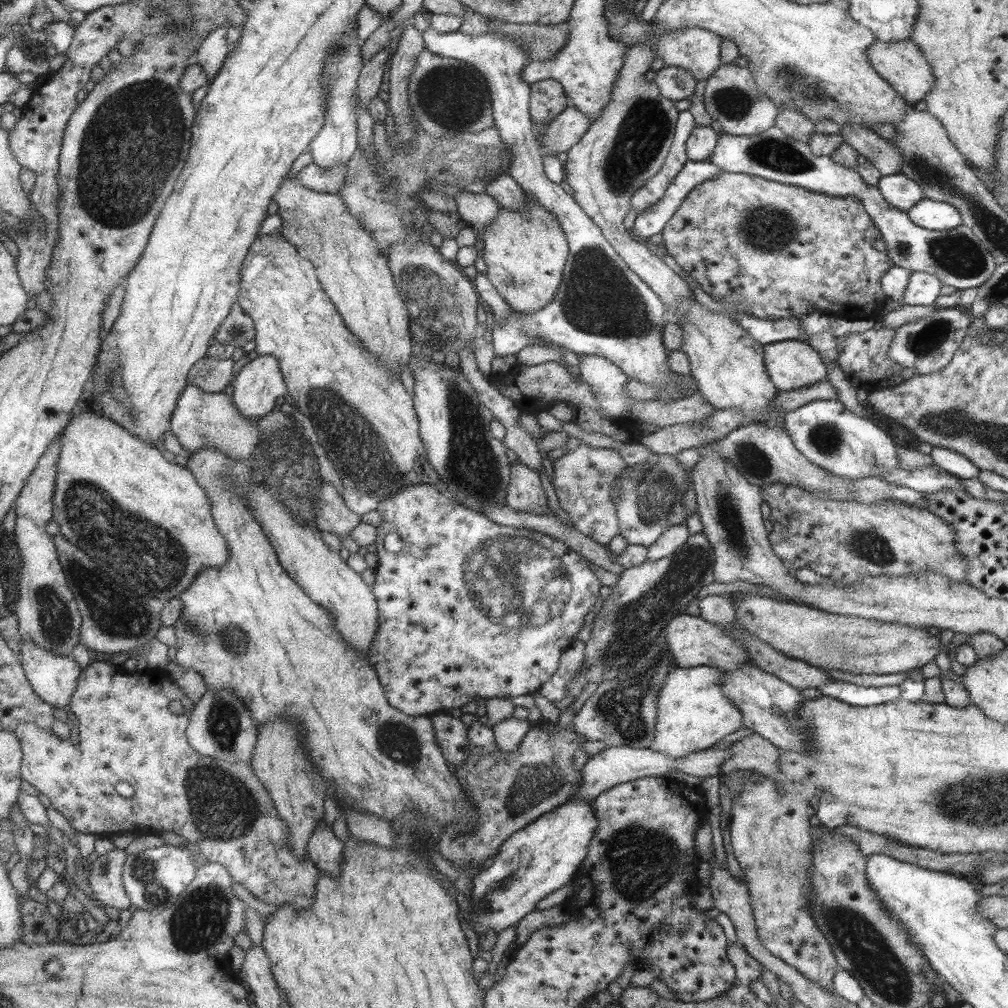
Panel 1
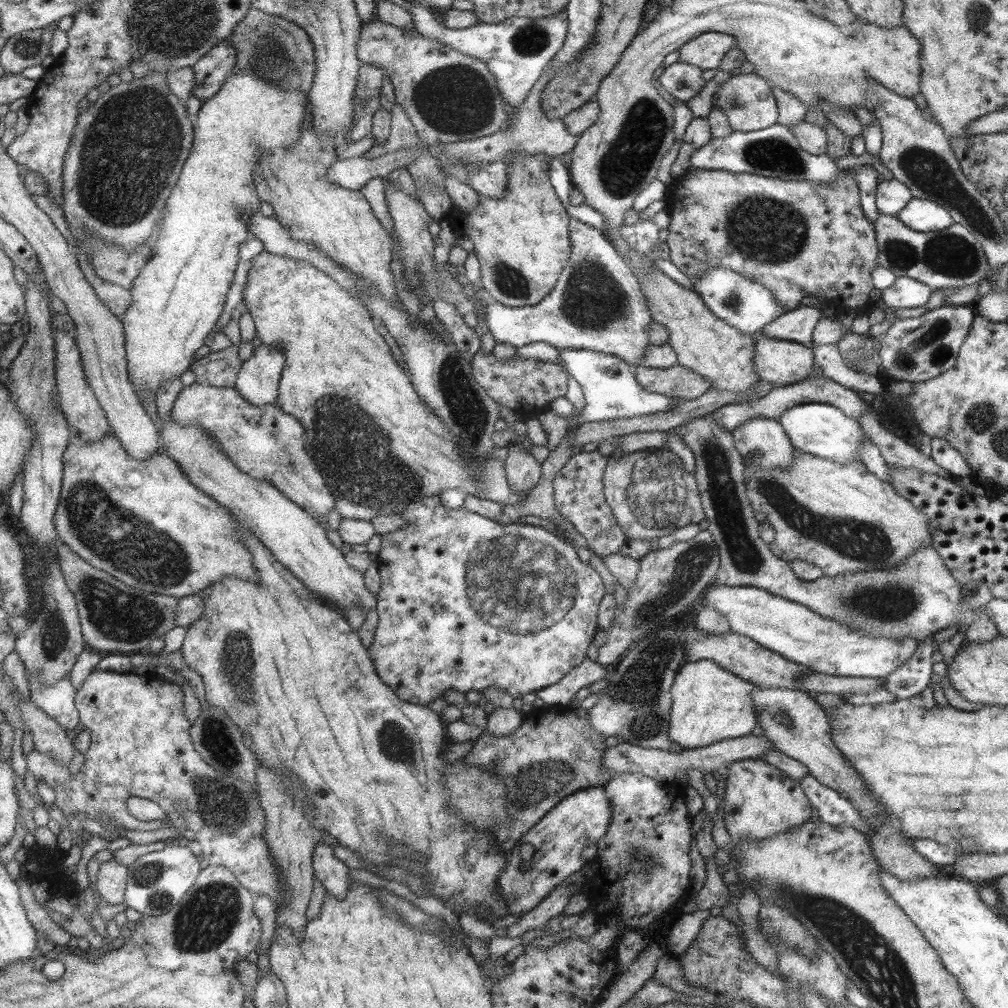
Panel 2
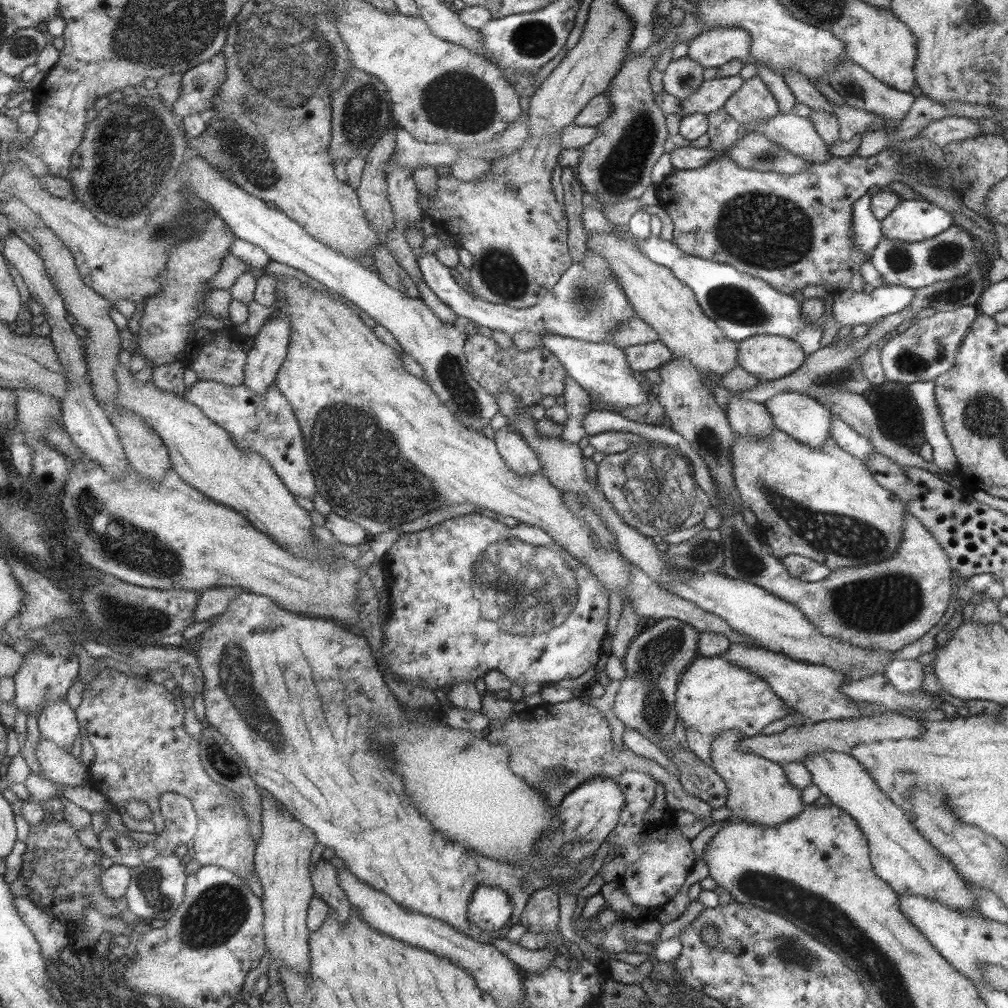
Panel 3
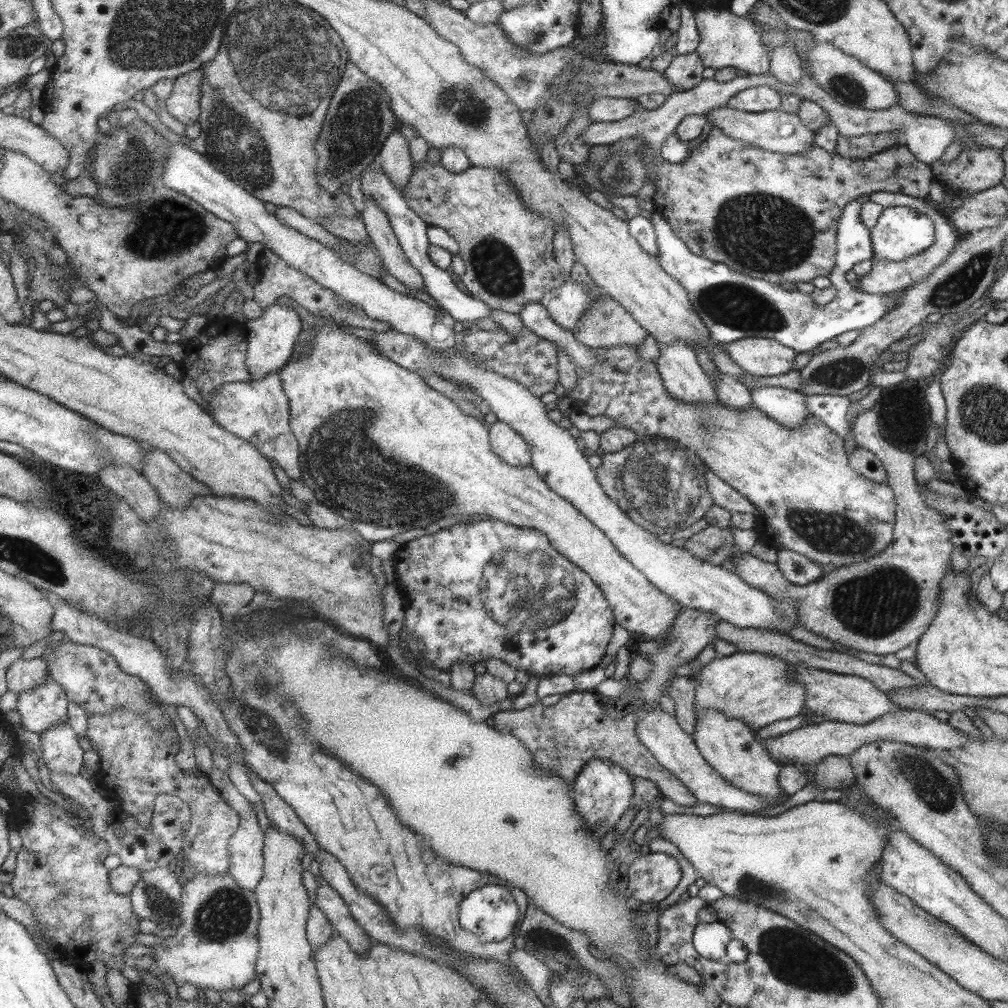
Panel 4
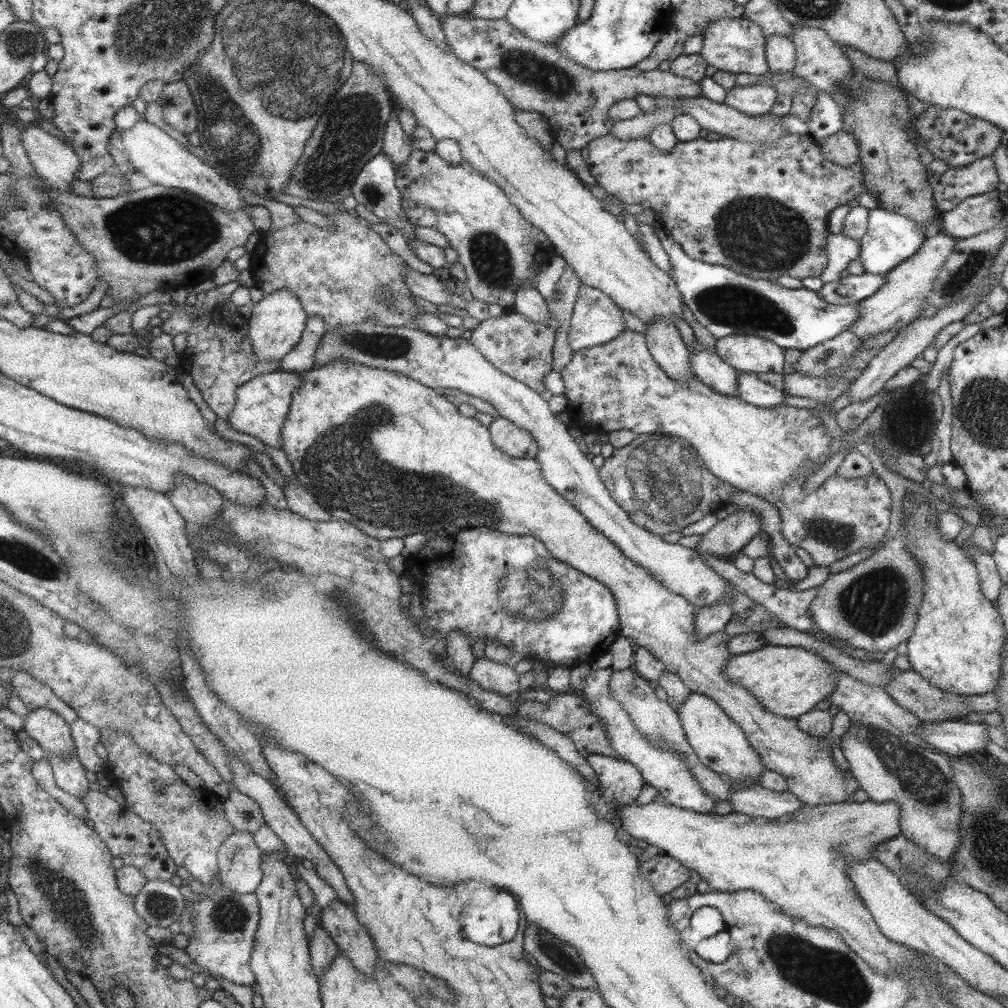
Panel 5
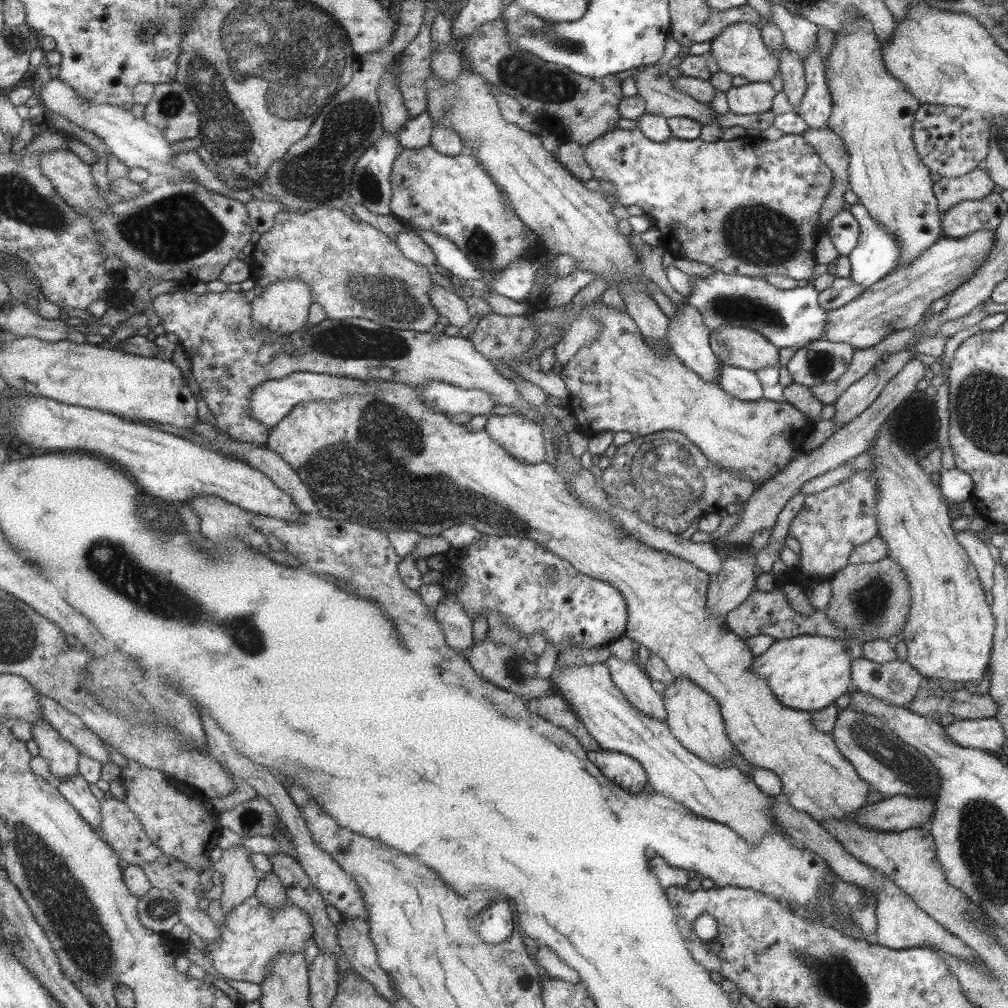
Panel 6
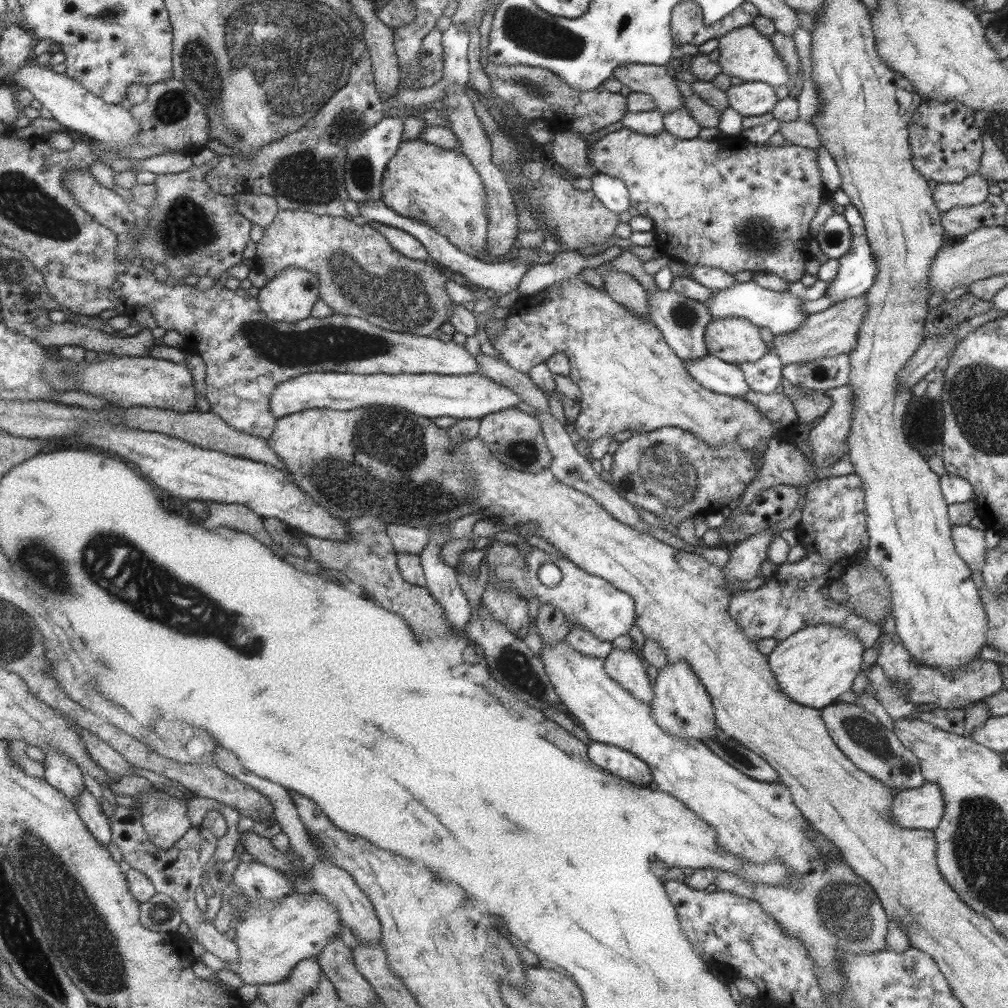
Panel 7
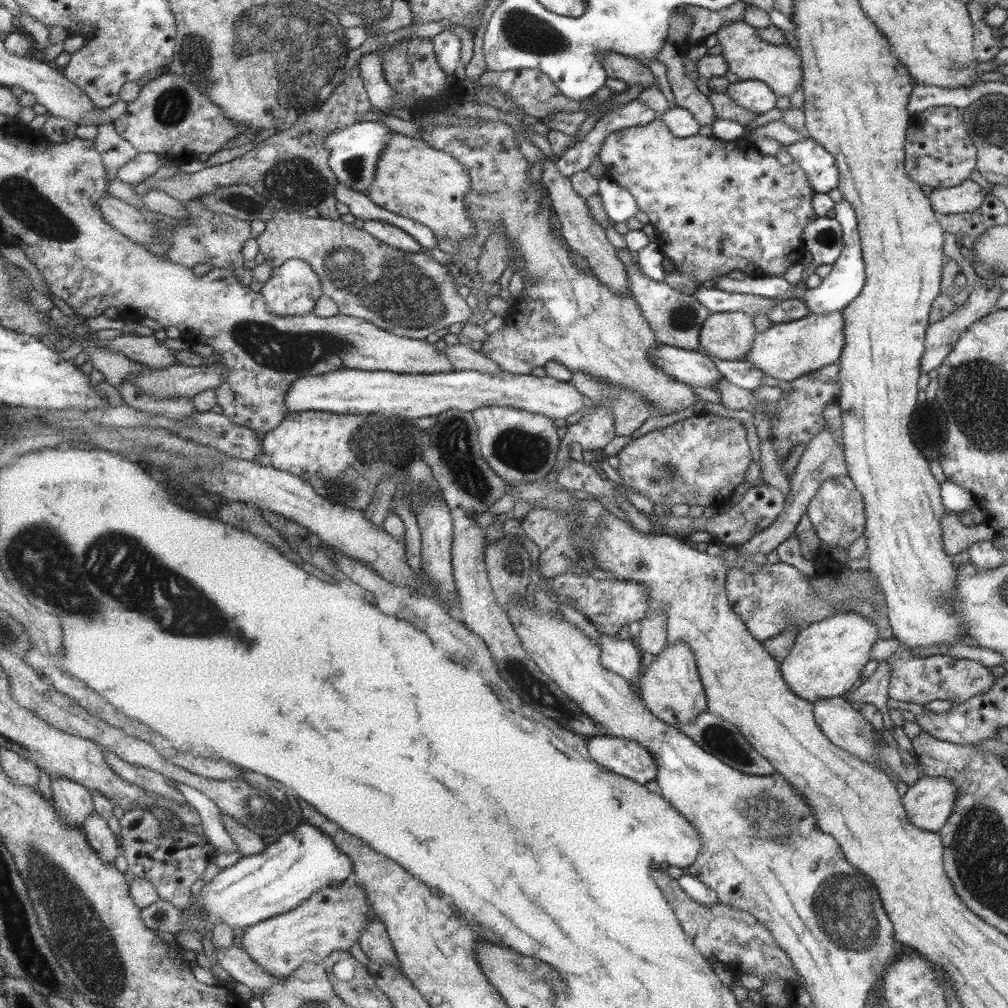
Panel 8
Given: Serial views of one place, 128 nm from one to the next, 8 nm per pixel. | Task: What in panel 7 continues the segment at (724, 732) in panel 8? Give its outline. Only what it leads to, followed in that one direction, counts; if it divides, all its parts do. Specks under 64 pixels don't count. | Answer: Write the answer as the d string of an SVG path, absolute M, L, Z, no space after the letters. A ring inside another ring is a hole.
M715 726L715 735L703 740L712 753L728 761L739 772L752 777L757 781L780 782L778 774L757 754L747 750L738 742L731 740L723 730Z

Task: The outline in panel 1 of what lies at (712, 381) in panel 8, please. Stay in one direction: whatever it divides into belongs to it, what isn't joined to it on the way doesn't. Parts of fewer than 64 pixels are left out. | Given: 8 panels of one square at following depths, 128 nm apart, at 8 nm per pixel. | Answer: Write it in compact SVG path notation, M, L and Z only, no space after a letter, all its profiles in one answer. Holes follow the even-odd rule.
M815 400L786 412L784 431L796 450L810 463L834 477L847 480L877 477L898 469L895 444L871 420L859 418L837 400Z

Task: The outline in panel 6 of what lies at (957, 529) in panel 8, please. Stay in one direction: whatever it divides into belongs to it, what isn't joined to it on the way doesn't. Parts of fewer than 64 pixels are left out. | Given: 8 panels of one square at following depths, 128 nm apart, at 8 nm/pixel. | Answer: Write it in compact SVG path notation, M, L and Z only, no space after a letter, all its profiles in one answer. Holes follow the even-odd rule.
M971 530L959 532L957 534L957 542L963 547L966 555L970 557L971 564L978 571L978 580L982 584L984 591L991 590L993 584L993 566L995 560L989 553L989 548L981 542Z

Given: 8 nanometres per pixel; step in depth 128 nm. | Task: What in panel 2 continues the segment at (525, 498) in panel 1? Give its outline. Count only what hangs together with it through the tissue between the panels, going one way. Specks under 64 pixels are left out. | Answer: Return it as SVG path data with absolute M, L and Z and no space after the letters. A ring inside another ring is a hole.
M508 444L505 470L506 480L517 494L527 494L541 478L541 465L519 448L519 444Z

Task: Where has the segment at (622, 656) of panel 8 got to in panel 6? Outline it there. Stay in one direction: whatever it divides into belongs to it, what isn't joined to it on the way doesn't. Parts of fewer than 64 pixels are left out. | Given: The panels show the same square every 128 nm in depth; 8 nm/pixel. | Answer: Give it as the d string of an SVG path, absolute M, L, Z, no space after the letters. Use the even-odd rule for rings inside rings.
M615 656L607 657L603 663L609 670L614 684L631 705L639 712L665 723L665 702L661 702L661 696L649 686L649 678L639 670L639 666L627 660L617 659Z

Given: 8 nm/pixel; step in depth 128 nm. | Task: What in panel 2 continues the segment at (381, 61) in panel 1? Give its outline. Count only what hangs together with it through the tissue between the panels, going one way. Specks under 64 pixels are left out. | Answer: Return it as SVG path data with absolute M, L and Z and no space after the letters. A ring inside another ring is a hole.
M373 64L359 68L354 98L351 100L354 107L351 130L347 134L346 144L357 142L363 136L370 136L375 111L379 110L379 88L383 75L383 69Z

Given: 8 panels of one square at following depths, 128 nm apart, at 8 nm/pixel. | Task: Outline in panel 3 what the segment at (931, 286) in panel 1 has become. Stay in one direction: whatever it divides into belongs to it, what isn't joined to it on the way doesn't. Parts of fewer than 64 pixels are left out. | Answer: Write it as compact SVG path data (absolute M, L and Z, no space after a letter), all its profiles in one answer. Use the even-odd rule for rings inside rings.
M822 284L833 293L831 315L842 326L871 325L879 316L902 311L913 298L914 290L903 285L885 285L873 288L870 294L851 289L837 289Z

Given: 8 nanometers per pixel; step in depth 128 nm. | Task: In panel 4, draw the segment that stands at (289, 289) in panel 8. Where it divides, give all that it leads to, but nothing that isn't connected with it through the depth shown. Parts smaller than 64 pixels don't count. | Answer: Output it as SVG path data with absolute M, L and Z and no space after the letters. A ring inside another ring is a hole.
M277 301L262 309L259 318L247 319L245 323L249 333L247 335L247 365L252 380L261 380L271 372L279 372L287 358L292 356L305 326L292 308Z

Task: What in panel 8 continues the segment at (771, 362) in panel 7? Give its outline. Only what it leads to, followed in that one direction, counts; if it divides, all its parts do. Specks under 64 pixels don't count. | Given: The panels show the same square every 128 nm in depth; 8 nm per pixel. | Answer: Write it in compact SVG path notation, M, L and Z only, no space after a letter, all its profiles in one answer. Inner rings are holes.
M701 344L696 347L696 351L708 357L721 376L738 388L750 392L762 386L763 371L753 367L749 361L743 361L743 359L719 360L719 358L715 358L715 356L705 352L704 348L701 348Z

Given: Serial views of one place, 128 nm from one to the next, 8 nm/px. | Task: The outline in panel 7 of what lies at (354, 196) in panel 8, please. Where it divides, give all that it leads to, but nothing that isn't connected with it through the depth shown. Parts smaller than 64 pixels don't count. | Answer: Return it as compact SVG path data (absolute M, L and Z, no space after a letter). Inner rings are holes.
M381 201L373 203L357 203L359 215L363 218L367 218L367 222L377 222L379 224L389 225L398 229L401 229L407 234L416 238L427 251L428 260L437 262L447 267L447 270L451 271L455 277L463 276L462 278L471 285L477 286L481 291L485 289L493 290L495 296L499 297L502 294L507 294L511 290L517 289L517 284L521 280L521 276L527 272L529 263L525 261L519 261L518 259L509 259L505 262L487 263L480 261L475 257L469 256L464 252L459 251L457 247L454 247L445 236L439 235L435 232L435 229L423 224L419 221L405 218L395 214L393 210L389 210Z

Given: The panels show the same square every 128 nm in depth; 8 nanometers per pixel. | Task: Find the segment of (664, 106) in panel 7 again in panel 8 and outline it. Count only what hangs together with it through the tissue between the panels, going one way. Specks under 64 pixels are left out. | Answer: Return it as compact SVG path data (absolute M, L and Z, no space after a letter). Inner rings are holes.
M615 52L603 53L599 58L607 78L621 80L627 86L635 84L635 86L641 86L643 89L657 85L656 78L651 75L649 68L645 68L636 59Z

